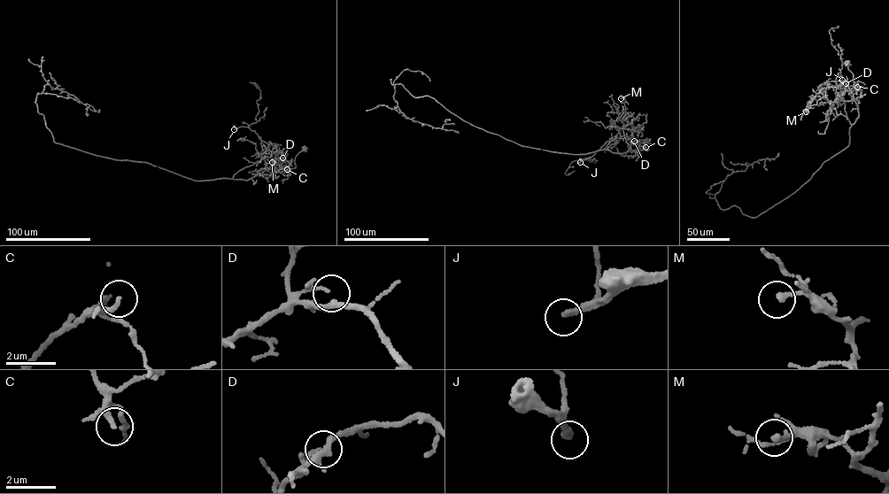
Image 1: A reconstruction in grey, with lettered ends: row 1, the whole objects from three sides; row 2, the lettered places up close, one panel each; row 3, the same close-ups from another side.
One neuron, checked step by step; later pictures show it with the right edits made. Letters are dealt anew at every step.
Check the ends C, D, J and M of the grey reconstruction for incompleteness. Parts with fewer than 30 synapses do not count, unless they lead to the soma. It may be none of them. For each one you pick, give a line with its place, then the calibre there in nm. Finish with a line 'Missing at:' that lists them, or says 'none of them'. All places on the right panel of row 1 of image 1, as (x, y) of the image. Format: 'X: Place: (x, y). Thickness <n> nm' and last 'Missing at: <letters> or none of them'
J: Place: (842, 80). Thickness 260 nm
Missing at: J

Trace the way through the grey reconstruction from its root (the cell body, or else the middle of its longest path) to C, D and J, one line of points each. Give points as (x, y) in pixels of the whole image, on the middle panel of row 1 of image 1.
C: (645, 142), (645, 146), (650, 143), (631, 142), (630, 145), (631, 150), (637, 151), (645, 147)
D: (645, 142), (645, 146), (650, 143), (635, 144), (630, 141), (634, 141)
J: (645, 142), (645, 146), (650, 143), (635, 144), (626, 135), (622, 135), (606, 142), (591, 156), (580, 162)

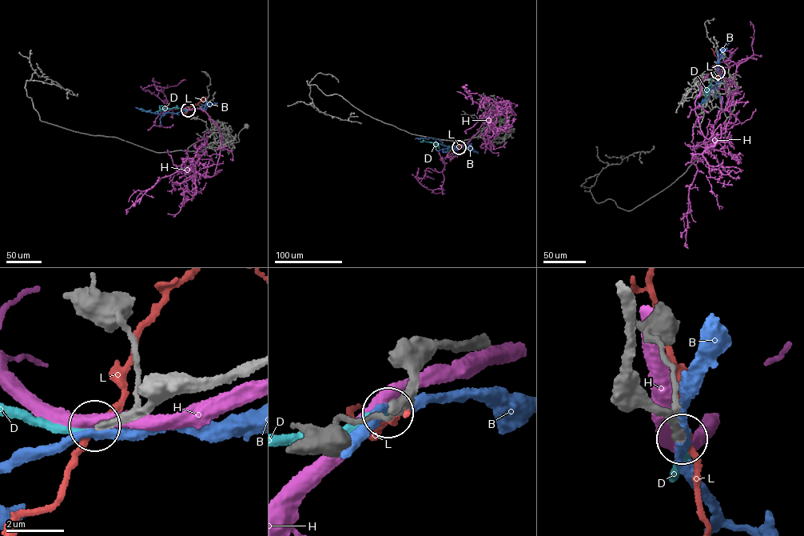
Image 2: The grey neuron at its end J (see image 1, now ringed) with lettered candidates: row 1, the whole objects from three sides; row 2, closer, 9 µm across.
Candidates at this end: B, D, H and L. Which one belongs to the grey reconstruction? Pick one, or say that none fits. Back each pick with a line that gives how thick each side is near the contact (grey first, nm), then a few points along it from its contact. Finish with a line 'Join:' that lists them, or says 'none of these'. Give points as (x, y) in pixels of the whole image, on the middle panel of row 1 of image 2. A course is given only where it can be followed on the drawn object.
D: calibres 280 and 200 nm; course (459, 147), (420, 142)
Join: D

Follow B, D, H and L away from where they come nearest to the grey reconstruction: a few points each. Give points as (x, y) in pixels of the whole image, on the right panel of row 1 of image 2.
B: (718, 72), (716, 84), (710, 90), (709, 97), (693, 110)
D: (718, 72), (705, 92), (705, 102), (698, 107)
H: (718, 71), (702, 80), (694, 102), (705, 137), (721, 125), (721, 134), (691, 158), (688, 248)
L: (718, 71), (718, 59), (711, 48)

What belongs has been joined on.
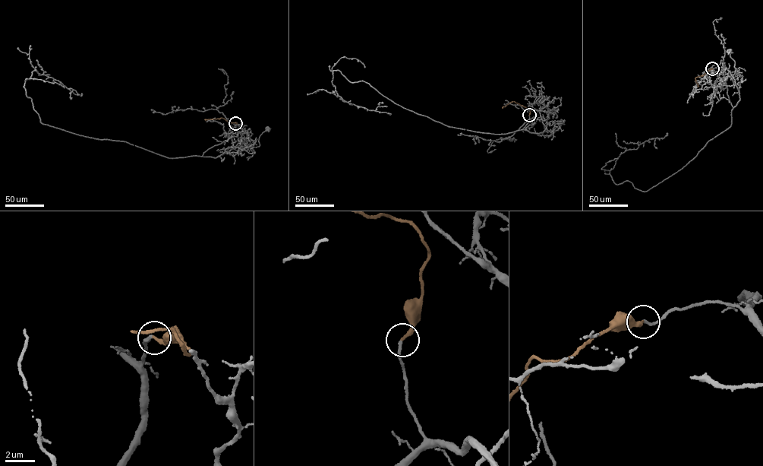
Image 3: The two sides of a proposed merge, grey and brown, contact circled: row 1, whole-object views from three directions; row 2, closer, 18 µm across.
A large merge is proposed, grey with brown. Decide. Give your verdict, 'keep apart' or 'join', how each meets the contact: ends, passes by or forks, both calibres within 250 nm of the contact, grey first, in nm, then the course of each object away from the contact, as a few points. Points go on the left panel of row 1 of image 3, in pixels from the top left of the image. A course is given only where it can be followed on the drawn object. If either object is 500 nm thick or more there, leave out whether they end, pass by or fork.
join; grey ends; brown ends; calibres 180 and 260 nm; course grey (234, 123), (233, 130), (242, 134), (241, 141), (254, 147), (260, 145), (259, 137), (268, 128); course brown (234, 123), (221, 118), (204, 119)

